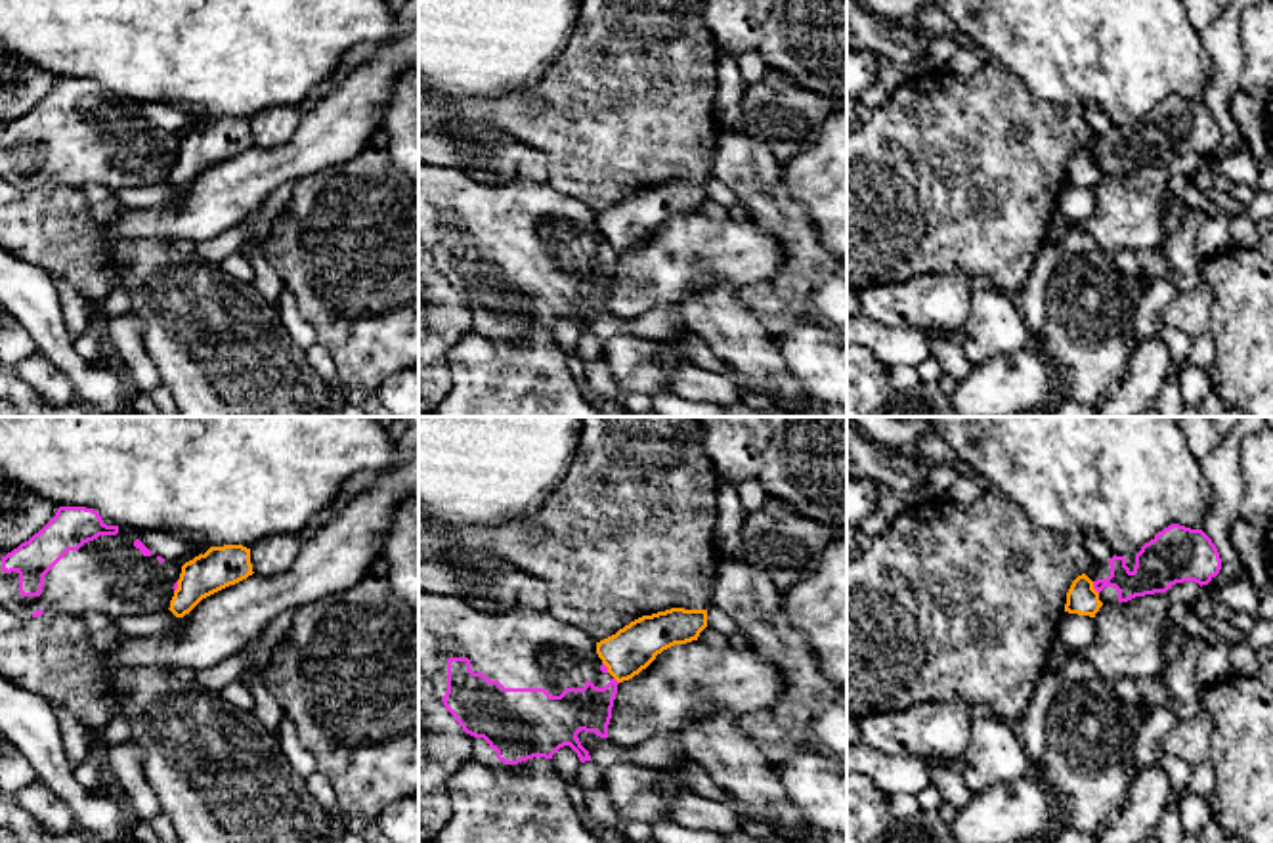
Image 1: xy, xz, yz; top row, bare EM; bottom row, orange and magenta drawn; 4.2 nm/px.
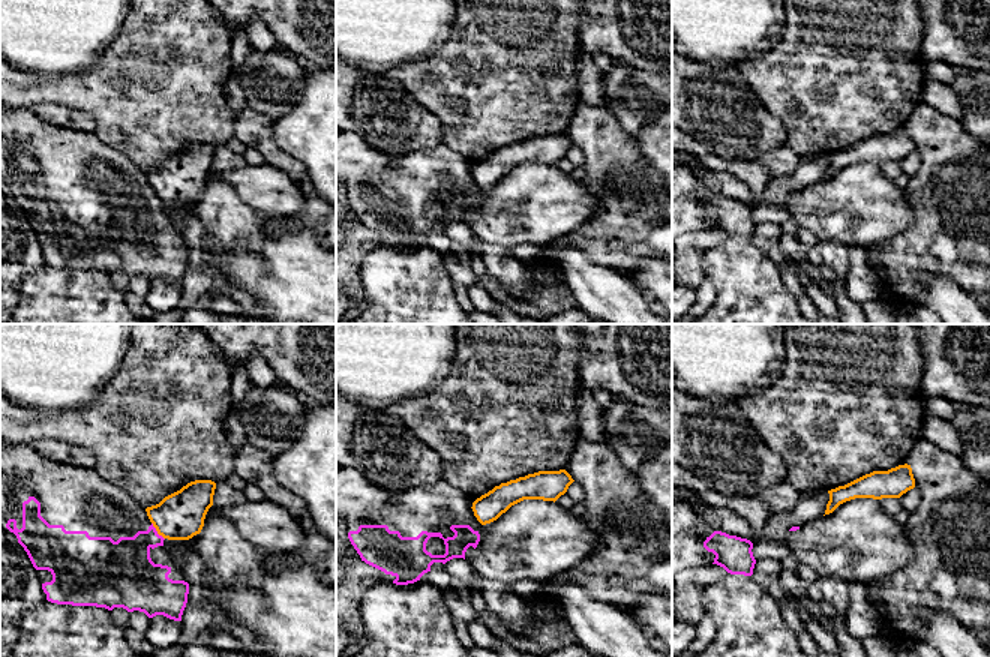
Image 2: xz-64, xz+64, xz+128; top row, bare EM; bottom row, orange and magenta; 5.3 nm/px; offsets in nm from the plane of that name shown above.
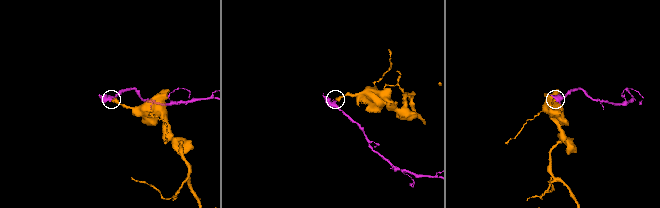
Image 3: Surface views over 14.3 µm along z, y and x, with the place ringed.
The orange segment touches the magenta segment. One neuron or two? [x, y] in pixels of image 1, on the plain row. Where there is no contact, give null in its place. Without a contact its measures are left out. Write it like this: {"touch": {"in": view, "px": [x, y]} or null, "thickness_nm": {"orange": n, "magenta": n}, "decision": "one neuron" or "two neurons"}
{"touch": {"in": "yz", "px": [1092, 159]}, "thickness_nm": {"orange": 140, "magenta": 150}, "decision": "two neurons"}

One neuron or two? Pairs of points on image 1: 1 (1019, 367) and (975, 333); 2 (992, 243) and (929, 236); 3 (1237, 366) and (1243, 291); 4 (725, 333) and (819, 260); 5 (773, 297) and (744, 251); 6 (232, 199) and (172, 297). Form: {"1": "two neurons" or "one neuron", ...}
{"1": "two neurons", "2": "one neuron", "3": "one neuron", "4": "two neurons", "5": "two neurons", "6": "two neurons"}

